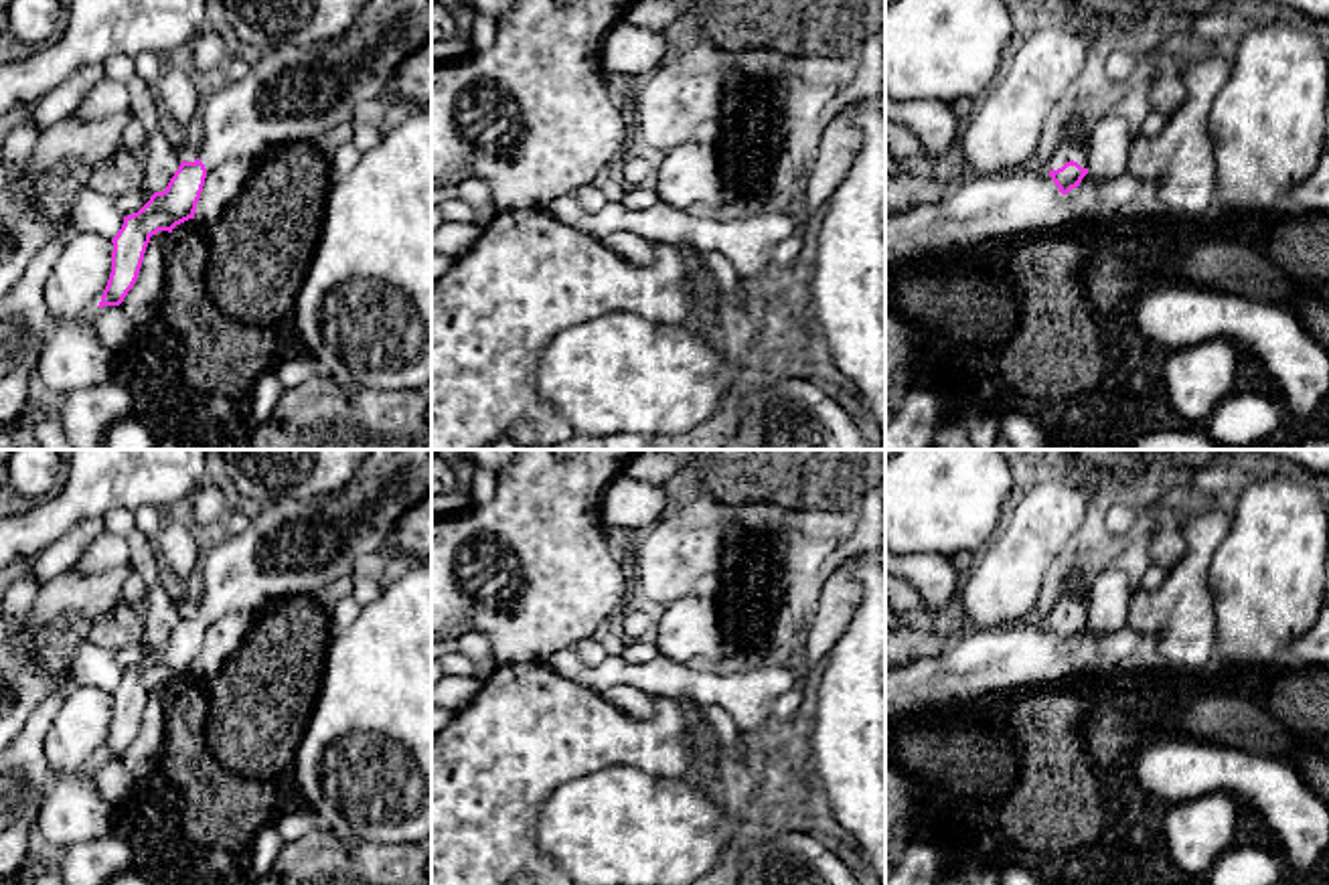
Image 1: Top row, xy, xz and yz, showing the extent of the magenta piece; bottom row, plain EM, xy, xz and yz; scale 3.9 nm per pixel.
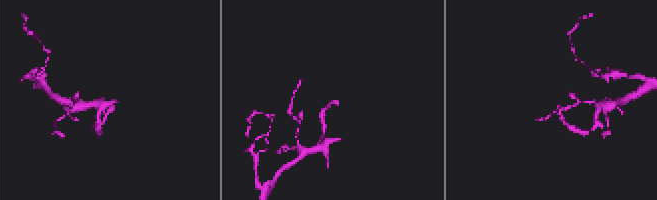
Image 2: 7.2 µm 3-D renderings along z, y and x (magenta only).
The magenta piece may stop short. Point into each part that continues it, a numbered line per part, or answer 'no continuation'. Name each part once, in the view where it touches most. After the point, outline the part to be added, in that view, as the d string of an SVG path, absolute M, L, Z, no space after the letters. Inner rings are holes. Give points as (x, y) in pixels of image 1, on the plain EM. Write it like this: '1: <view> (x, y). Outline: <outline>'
1: yz (1064, 604). Outline: M1072 563L1068 571L1064 573L1062 587L1058 589L1056 604L1051 606L1051 612L1047 618L1049 624L1058 624L1070 614L1078 616L1082 622L1088 622L1088 606L1084 601L1084 591L1078 591L1072 595L1064 593L1066 587L1070 587L1072 583L1080 579L1080 573L1082 573L1080 563Z

